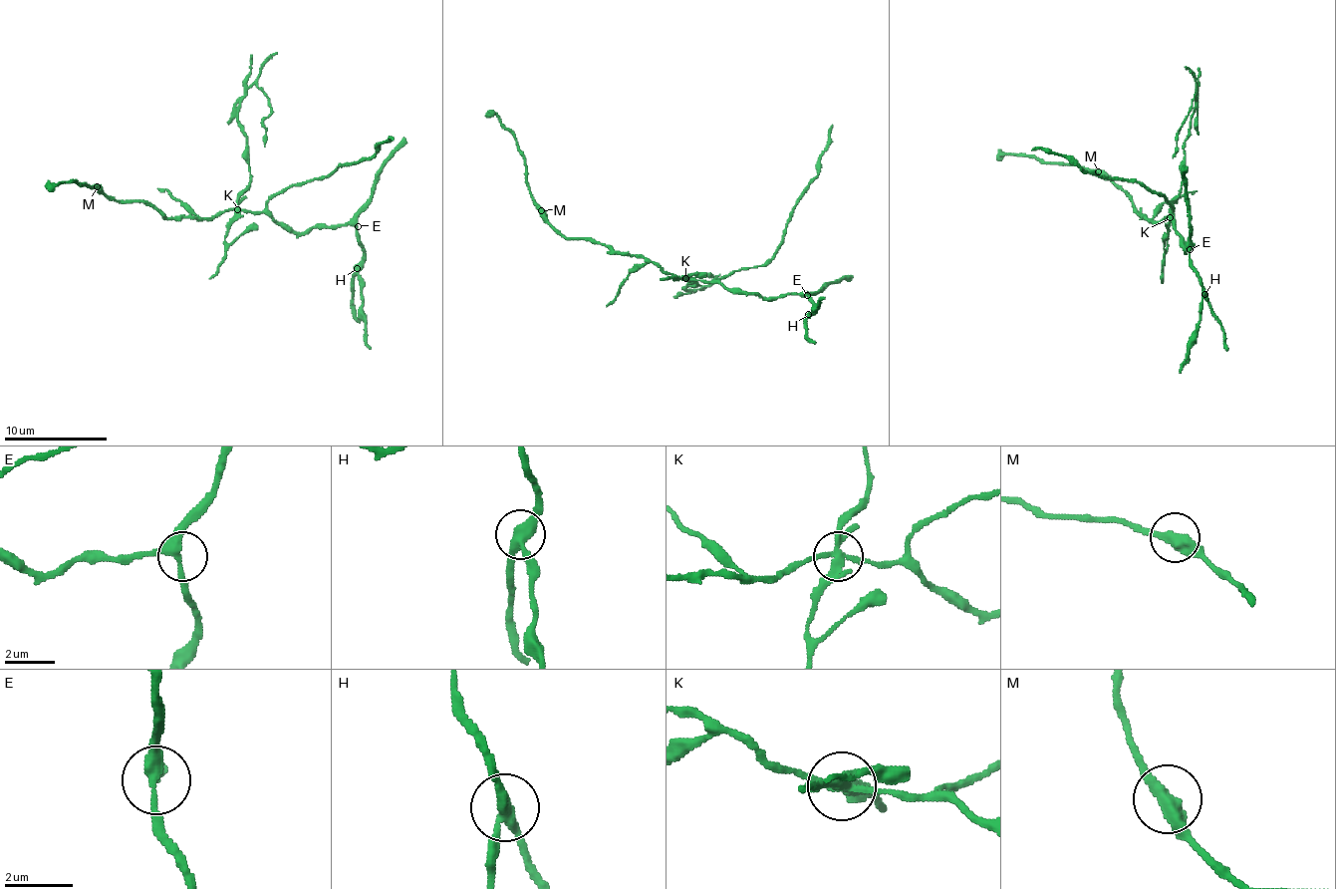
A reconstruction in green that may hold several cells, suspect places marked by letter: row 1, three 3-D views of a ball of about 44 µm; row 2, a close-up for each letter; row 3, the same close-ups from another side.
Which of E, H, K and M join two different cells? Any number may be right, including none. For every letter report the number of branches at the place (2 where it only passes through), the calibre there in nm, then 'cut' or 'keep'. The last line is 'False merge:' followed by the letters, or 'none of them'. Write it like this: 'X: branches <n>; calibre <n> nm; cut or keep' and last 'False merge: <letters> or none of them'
E: branches 3; calibre 300 nm; keep
H: branches 3; calibre 320 nm; cut
K: branches 4; calibre 260 nm; cut
M: branches 2; calibre 440 nm; keep
False merge: H, K

